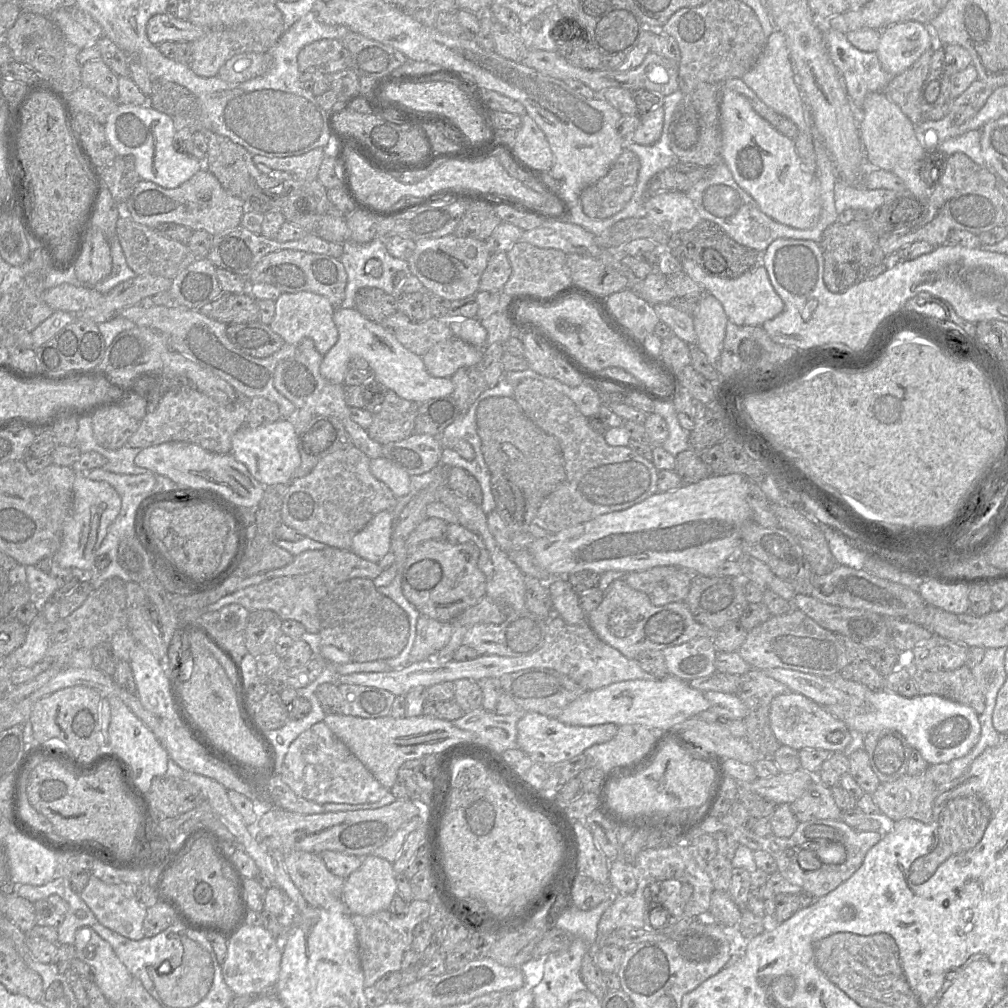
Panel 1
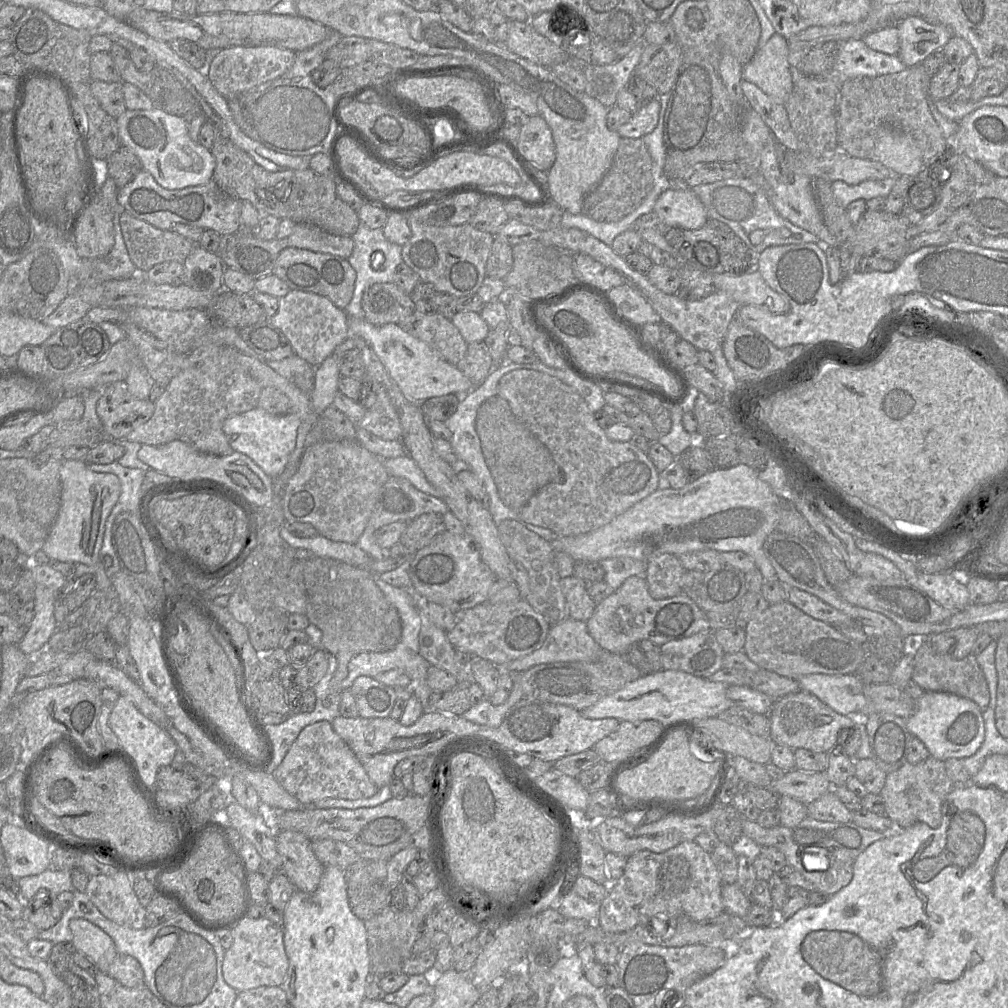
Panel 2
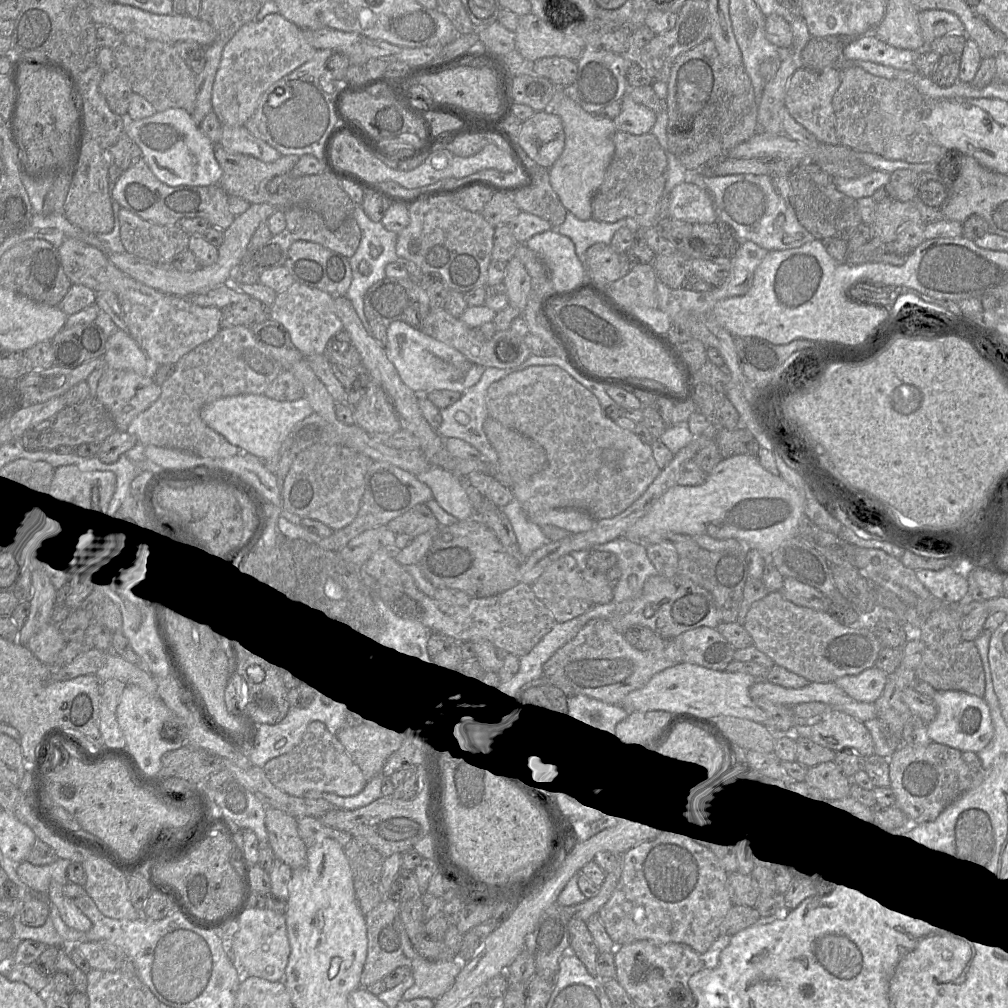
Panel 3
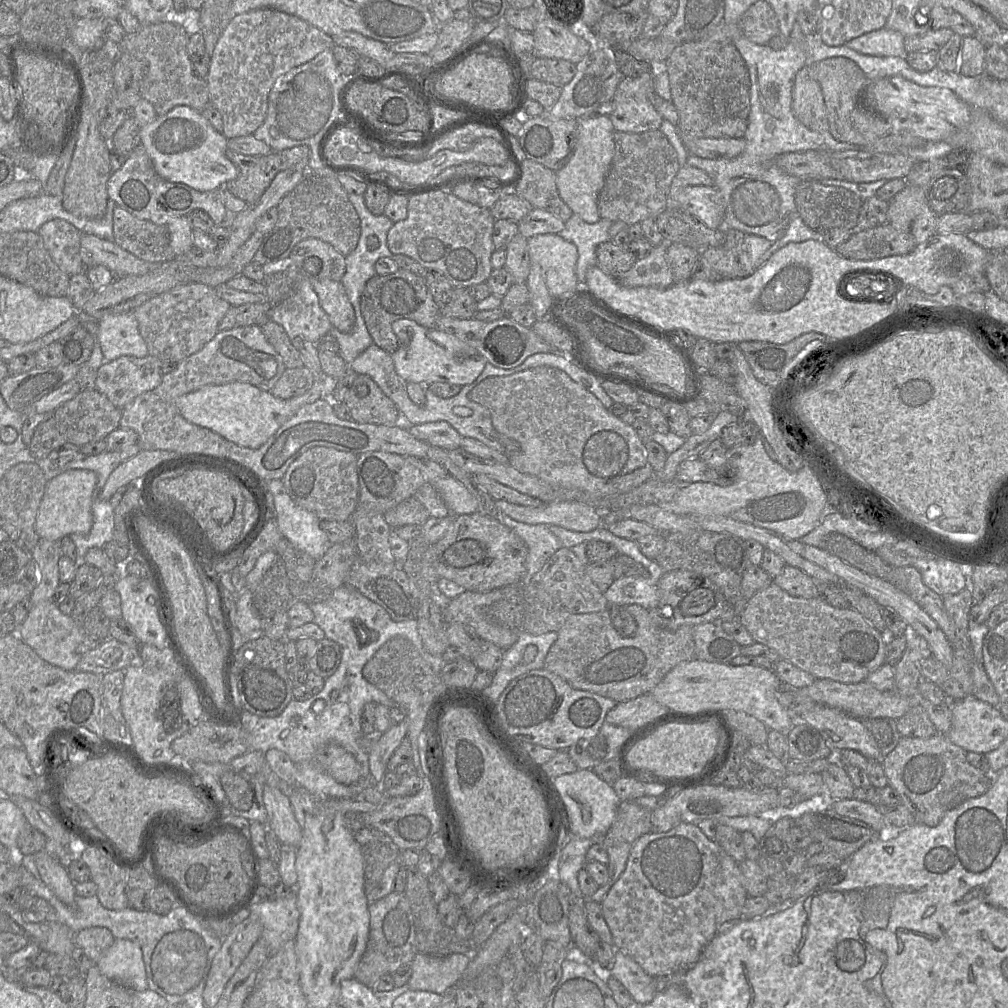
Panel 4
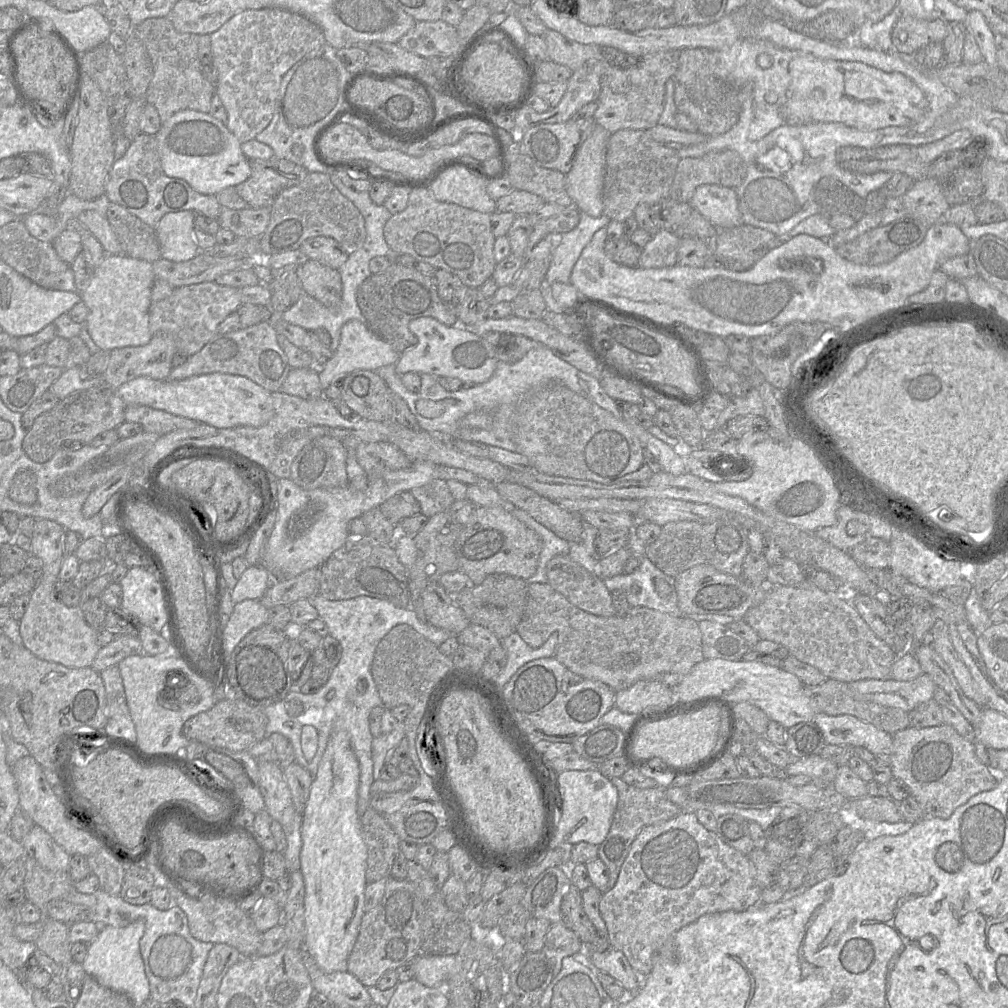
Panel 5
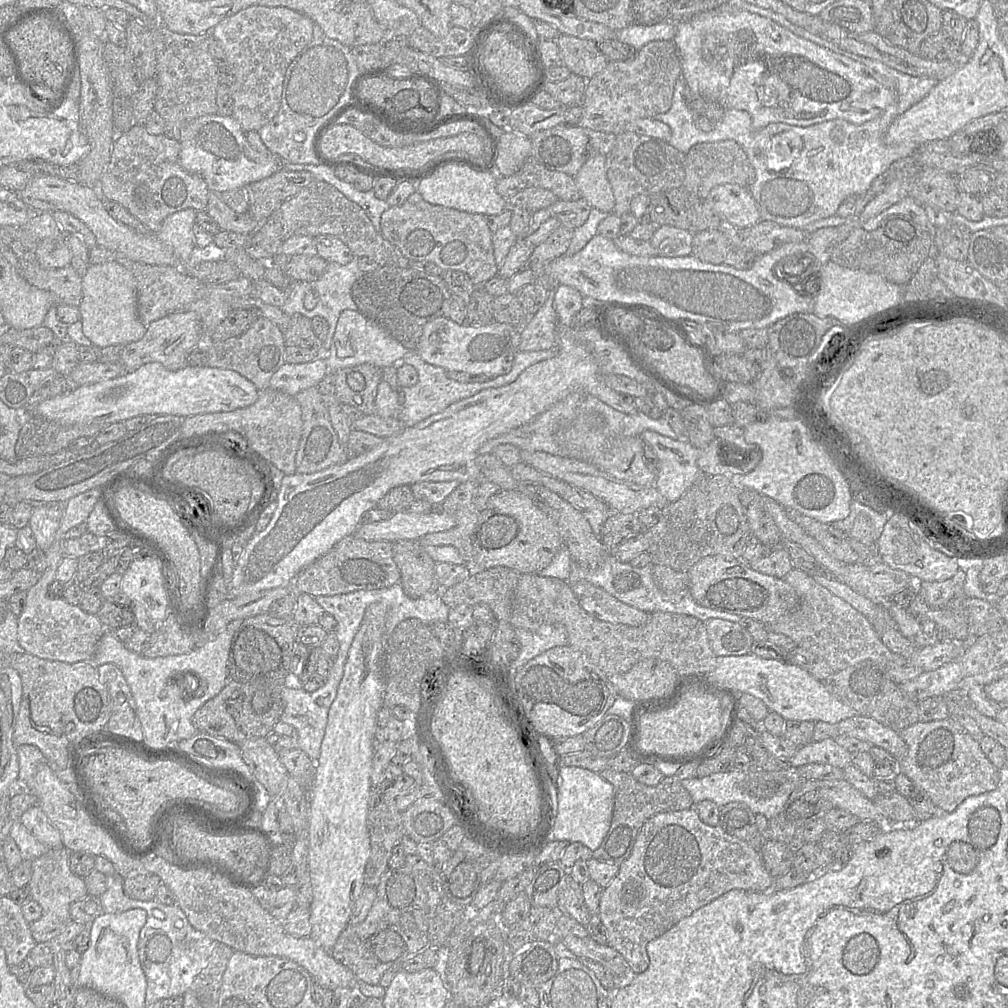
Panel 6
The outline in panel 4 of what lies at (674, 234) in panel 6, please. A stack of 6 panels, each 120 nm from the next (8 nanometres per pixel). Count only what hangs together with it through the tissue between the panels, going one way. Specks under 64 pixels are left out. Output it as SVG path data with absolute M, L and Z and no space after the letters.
M665 241L654 247L647 257L637 260L618 278L619 283L625 287L670 287L674 281L666 260L667 248Z

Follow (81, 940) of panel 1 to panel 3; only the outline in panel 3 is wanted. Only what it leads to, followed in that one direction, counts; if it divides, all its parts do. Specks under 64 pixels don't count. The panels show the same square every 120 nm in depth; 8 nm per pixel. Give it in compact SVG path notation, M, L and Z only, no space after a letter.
M51 881L47 901L57 907L62 920L67 926L79 931L88 931L92 927L92 922L75 905L73 899L64 895L63 887L64 885Z

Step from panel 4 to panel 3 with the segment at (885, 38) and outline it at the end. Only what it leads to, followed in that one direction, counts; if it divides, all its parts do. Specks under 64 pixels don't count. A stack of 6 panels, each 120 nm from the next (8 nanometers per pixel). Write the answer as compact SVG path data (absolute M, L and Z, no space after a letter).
M865 34L848 43L842 57L870 61L901 70L914 70L917 52L894 47L873 34Z

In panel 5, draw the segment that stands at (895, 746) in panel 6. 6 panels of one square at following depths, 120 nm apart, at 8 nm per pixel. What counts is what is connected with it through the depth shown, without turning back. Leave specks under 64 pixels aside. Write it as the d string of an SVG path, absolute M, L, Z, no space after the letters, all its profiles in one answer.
M817 713L812 721L821 729L826 744L862 747L878 757L891 753L893 735L852 715Z

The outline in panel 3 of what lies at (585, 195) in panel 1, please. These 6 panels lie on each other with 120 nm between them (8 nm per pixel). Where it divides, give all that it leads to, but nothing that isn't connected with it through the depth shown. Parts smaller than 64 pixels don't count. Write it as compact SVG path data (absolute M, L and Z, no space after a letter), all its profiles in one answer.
M616 131L613 140L615 153L606 169L603 183L592 199L592 218L615 223L630 217L644 229L657 228L657 204L663 197L668 175L667 156L652 133L632 135Z

